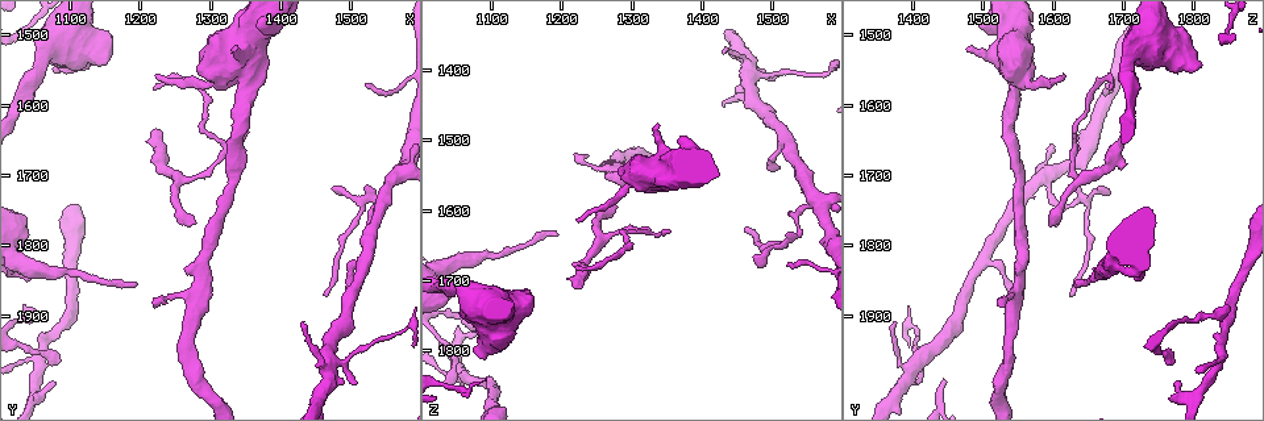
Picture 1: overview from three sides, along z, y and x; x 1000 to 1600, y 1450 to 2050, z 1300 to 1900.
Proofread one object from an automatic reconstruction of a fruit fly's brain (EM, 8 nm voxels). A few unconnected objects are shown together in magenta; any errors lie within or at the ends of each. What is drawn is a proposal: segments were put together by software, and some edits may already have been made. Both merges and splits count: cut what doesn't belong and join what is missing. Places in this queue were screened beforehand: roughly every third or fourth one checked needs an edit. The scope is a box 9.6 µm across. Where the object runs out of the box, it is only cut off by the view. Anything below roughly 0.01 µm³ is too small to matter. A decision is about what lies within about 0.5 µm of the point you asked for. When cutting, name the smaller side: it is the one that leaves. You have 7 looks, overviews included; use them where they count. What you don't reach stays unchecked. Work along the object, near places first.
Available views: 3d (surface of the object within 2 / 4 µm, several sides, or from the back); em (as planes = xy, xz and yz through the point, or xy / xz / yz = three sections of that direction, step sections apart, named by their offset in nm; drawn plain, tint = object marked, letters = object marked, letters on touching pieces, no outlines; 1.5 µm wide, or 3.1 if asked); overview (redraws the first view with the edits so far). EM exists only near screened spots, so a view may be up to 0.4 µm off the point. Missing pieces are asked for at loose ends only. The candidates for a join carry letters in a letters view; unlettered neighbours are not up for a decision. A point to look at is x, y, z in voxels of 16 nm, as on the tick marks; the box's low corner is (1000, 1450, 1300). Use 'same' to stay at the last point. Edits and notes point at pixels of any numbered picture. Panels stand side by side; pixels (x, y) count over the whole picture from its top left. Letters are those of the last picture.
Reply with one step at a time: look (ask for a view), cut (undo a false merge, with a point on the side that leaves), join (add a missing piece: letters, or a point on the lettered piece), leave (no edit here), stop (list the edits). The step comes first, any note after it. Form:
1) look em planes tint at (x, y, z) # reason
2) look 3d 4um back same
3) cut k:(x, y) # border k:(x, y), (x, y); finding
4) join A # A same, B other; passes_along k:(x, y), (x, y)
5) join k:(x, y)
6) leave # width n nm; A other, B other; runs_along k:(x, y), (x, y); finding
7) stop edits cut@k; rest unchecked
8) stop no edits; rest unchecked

look 3d 4um at (1280, 1770, 1595) # branch stops here

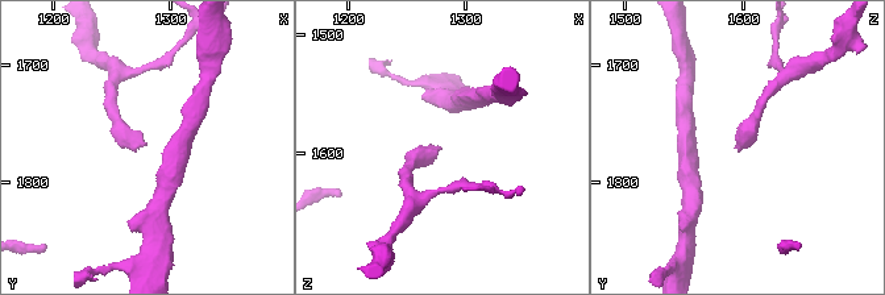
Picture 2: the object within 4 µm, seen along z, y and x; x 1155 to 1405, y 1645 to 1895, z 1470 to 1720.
look em planes letters at (1276, 1770, 1594)

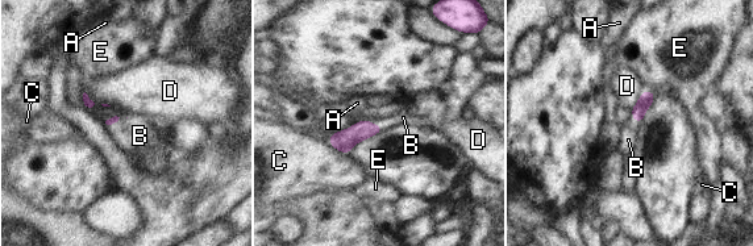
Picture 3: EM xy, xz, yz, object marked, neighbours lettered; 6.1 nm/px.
join B # A other, B same, C other, D other, E other; passes_along 3:(345, 140), (377, 125), (403, 117); it goes on there

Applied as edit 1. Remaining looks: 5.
look overview

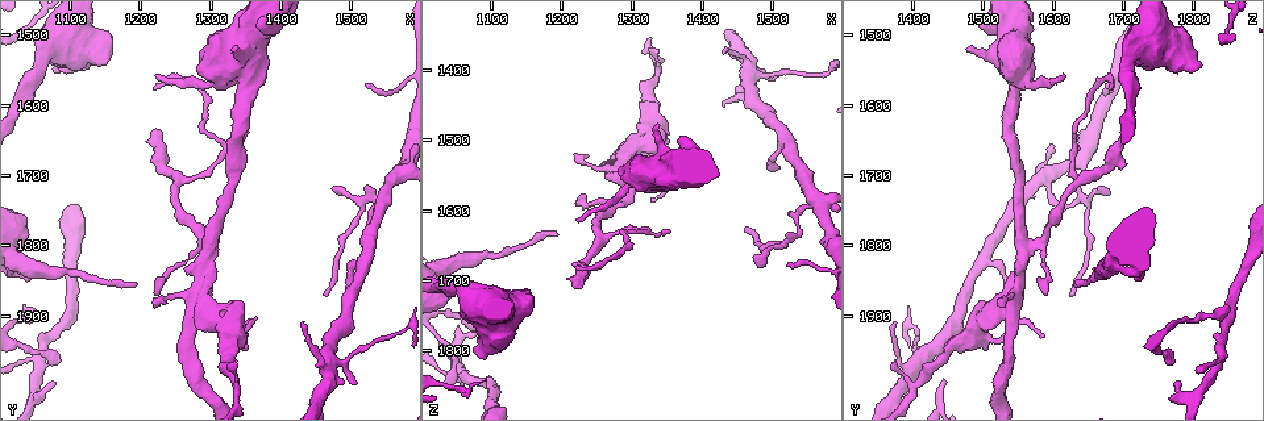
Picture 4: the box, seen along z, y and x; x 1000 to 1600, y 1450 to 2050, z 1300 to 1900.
look em xz step 4 tint at (1320, 1660, 1630) # sharp bend

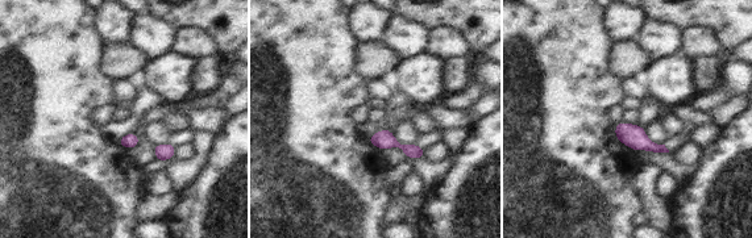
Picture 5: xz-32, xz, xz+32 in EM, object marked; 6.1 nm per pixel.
look em planes letters same # another direction

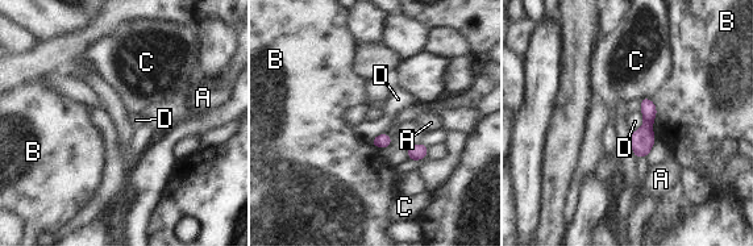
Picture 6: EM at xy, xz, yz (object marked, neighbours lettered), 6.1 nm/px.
leave # A other, B other, C other, D other; border 6:(641, 112), (643, 124), (631, 132); all the same cell

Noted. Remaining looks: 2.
look em planes letters at (1070, 1525, 1710) # calibre changes

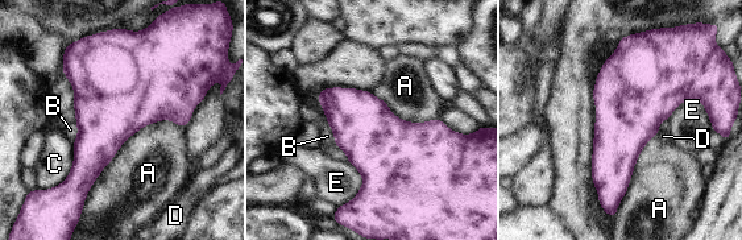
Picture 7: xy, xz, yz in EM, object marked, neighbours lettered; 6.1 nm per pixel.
leave # A other, B other, C other, D other, E other; border 7:(183, 125), (137, 129), (83, 202); continuous, no second cell

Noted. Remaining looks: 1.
stop edits join@3; rest unchecked

